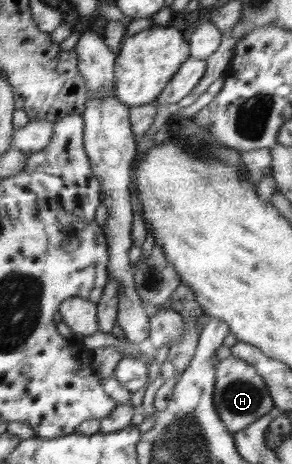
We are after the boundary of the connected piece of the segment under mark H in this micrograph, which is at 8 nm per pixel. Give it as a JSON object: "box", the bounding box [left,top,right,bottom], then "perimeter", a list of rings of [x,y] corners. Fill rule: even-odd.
{"box":[214,356,275,434],"perimeter":[[[229,356],[216,366],[216,385],[214,385],[214,407],[224,426],[235,434],[249,427],[251,423],[275,408],[269,389],[256,371],[256,368],[242,359]]]}

